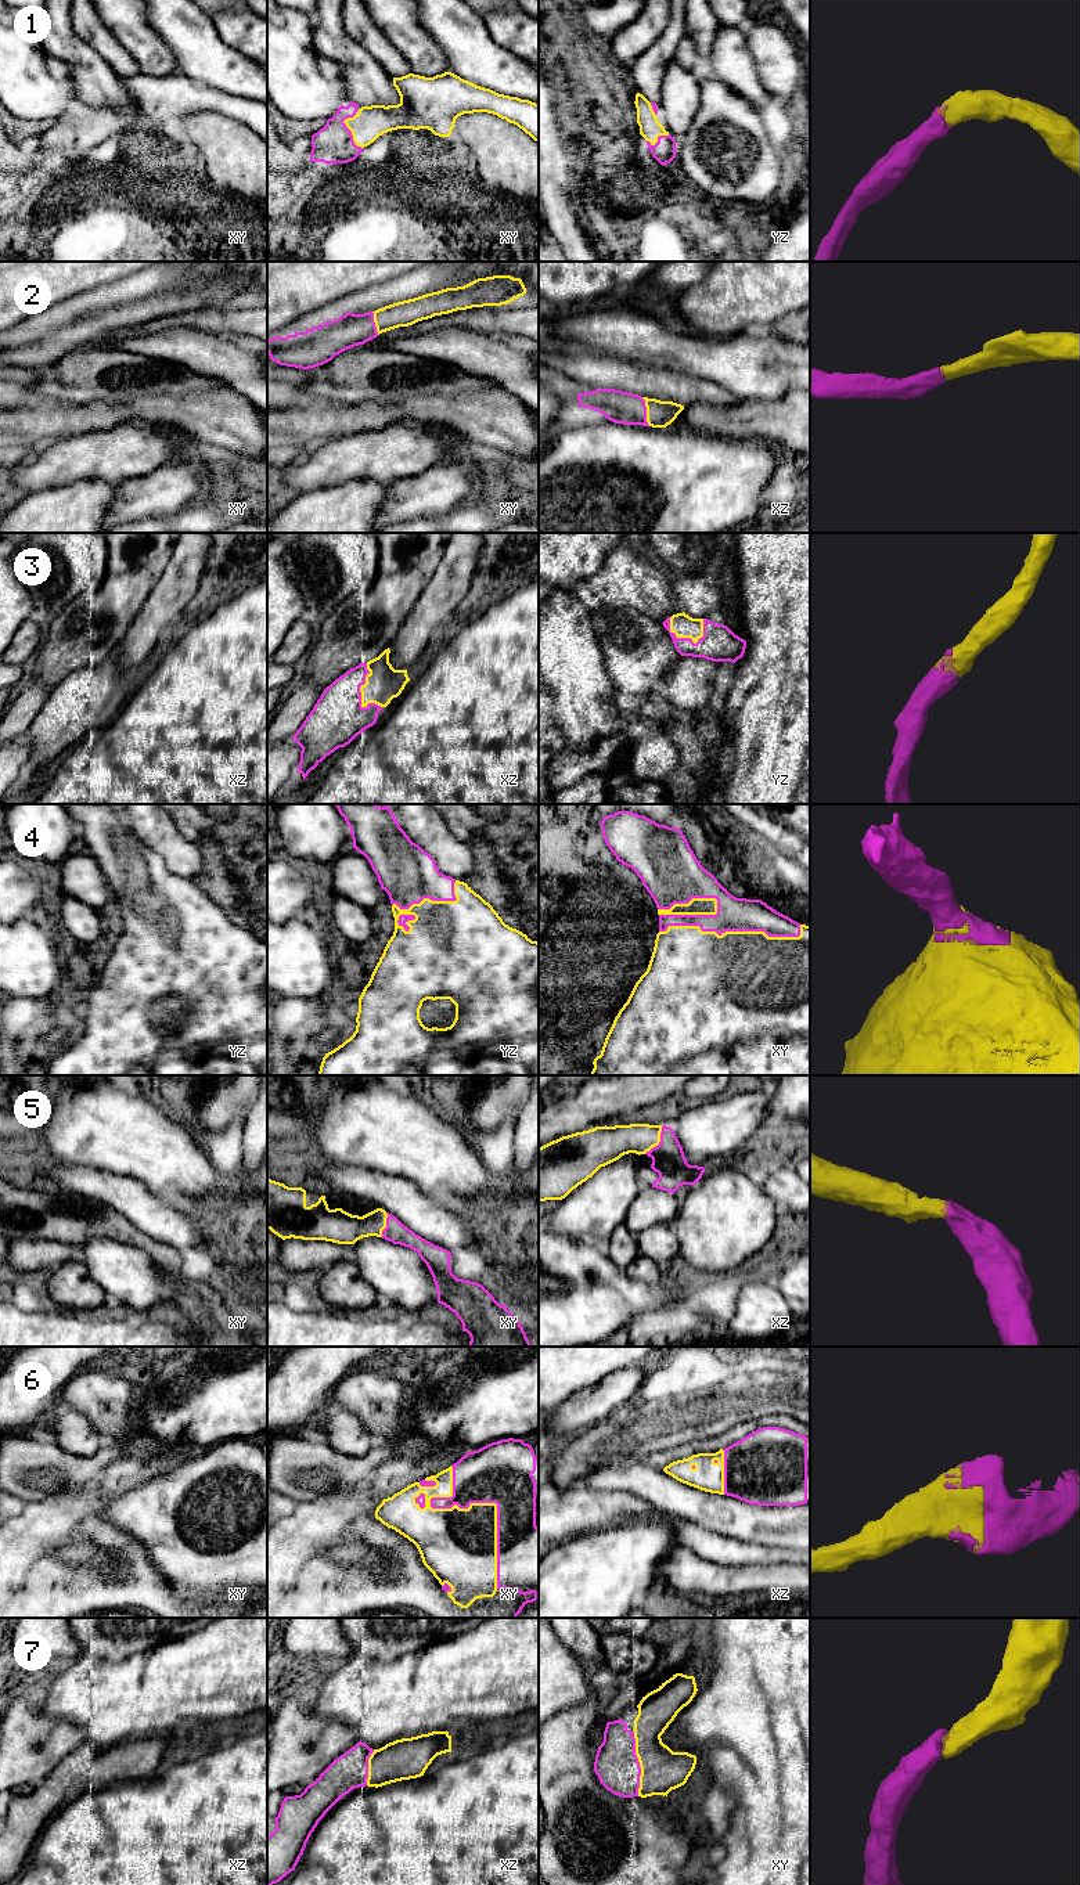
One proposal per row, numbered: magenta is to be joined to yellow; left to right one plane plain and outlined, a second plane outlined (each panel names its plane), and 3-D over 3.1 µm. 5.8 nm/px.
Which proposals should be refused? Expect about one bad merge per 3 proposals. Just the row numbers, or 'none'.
none

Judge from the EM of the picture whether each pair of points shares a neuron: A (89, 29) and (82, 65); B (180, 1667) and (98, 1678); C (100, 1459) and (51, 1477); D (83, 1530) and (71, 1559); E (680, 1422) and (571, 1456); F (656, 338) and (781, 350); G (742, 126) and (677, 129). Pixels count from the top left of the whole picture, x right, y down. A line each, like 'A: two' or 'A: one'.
A: two
B: one
C: one
D: two
E: one
F: one
G: two

